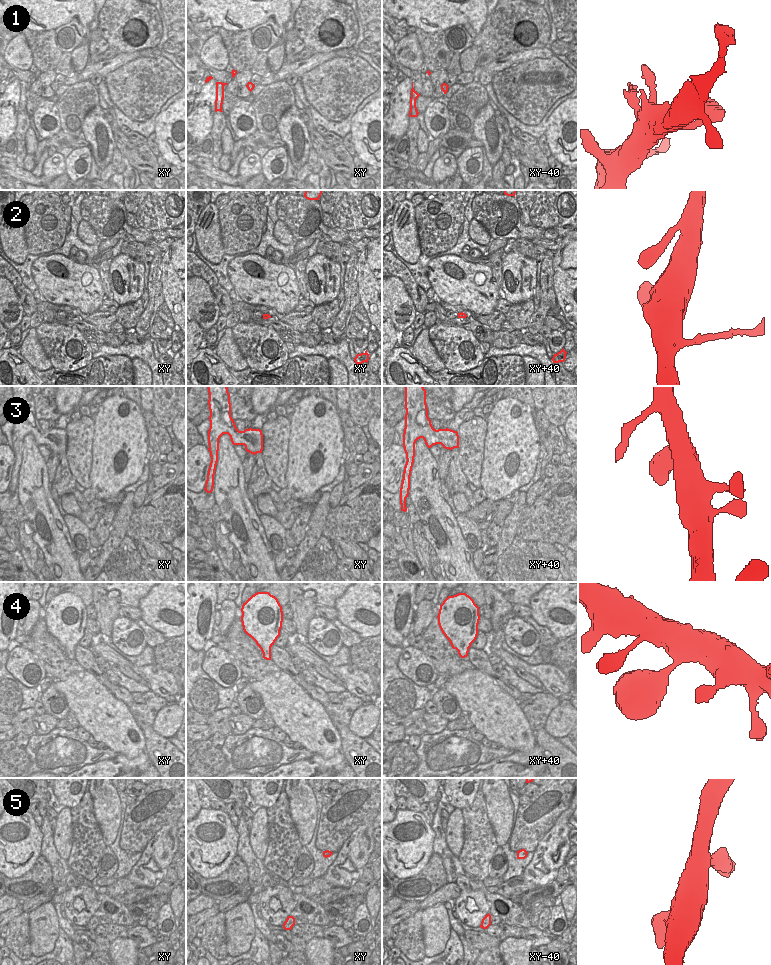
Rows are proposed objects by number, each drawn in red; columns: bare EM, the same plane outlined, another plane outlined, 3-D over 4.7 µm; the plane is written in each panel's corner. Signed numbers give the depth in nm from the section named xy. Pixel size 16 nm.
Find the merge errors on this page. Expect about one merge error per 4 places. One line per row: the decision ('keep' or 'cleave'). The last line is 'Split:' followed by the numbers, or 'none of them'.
1: keep
2: keep
3: keep
4: keep
5: keep
Split: none of them

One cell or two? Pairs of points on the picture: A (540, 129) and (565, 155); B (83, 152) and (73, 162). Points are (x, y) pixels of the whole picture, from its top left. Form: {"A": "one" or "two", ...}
{"A": "two", "B": "one"}

